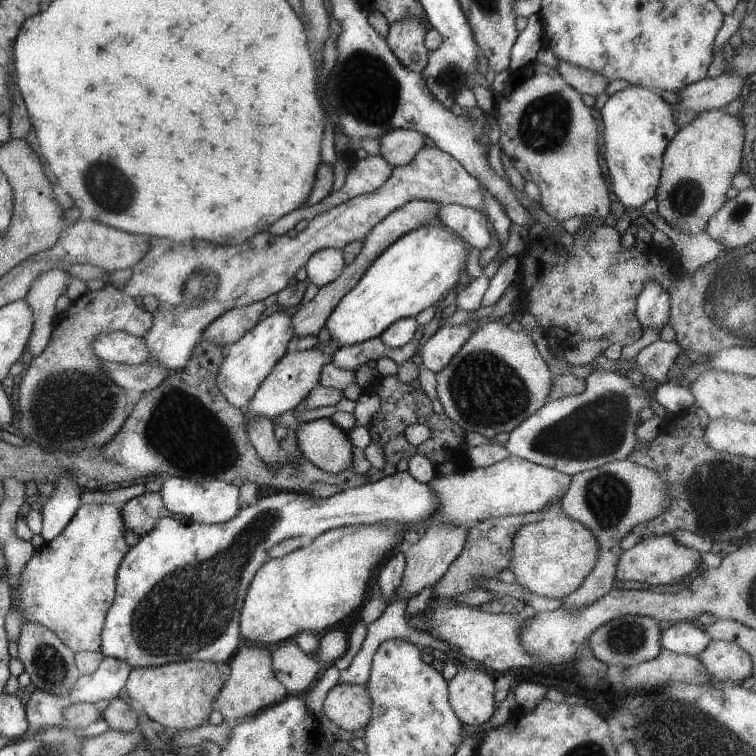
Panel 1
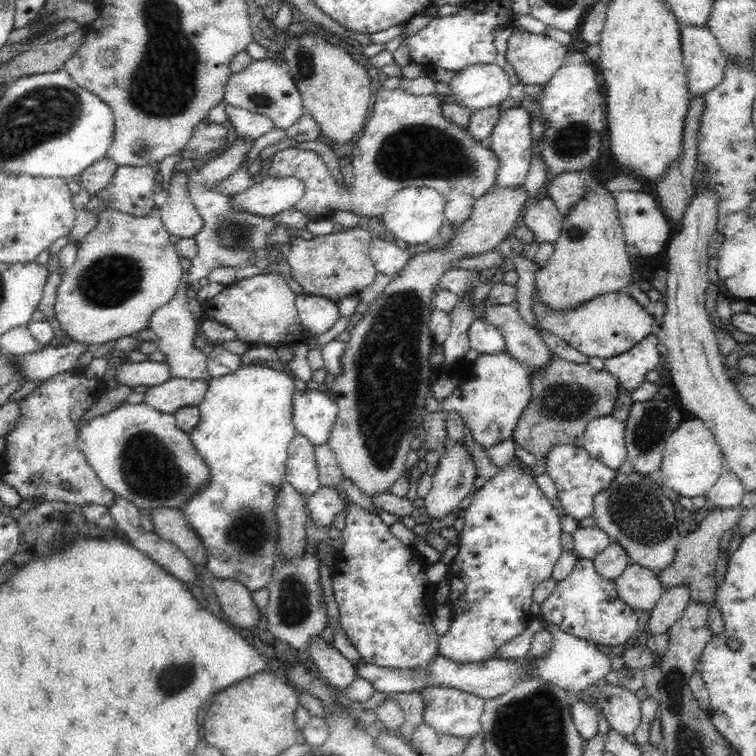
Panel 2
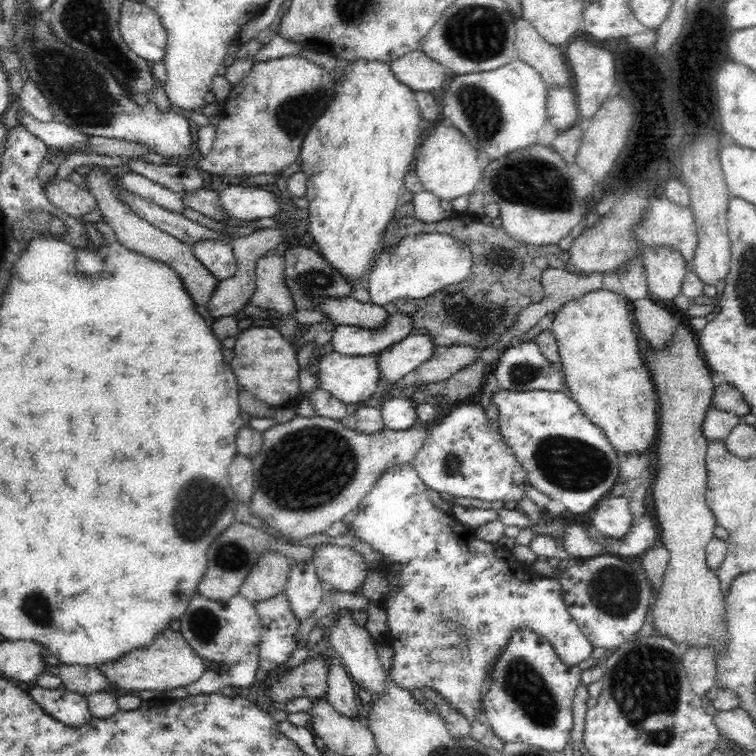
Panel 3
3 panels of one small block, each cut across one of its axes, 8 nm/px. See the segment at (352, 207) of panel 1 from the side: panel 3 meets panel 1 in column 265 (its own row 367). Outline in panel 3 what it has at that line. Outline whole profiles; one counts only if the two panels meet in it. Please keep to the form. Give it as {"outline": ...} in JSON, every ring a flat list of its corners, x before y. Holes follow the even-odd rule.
{"outline":[[249,327,239,332,233,348,234,358,231,371,238,385,244,386,256,398,266,404,294,406,302,396,299,391,299,370,296,361,296,350,286,339,272,327]]}

